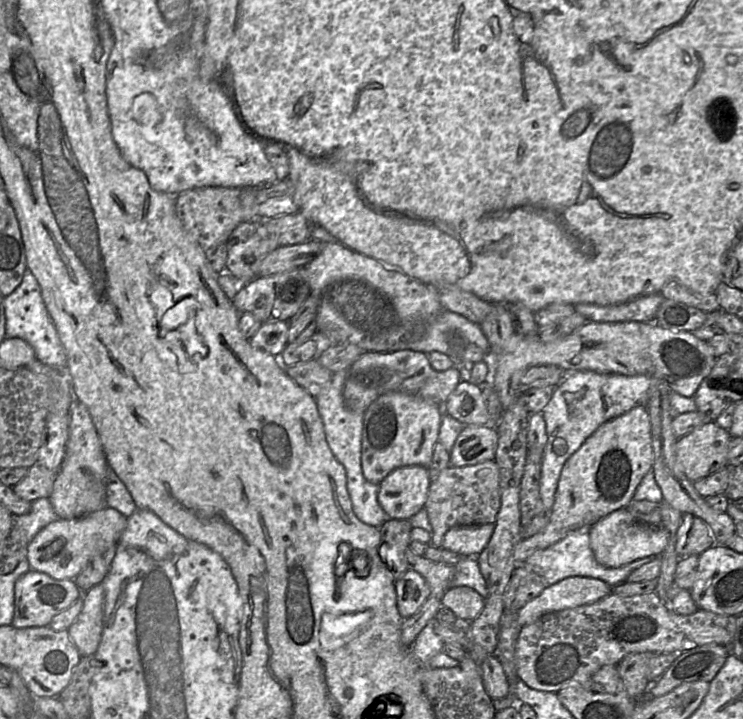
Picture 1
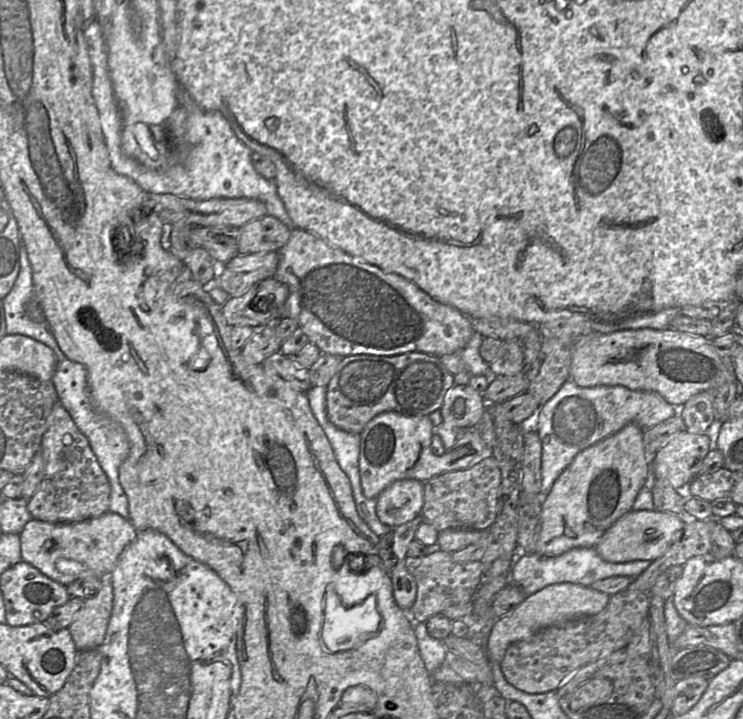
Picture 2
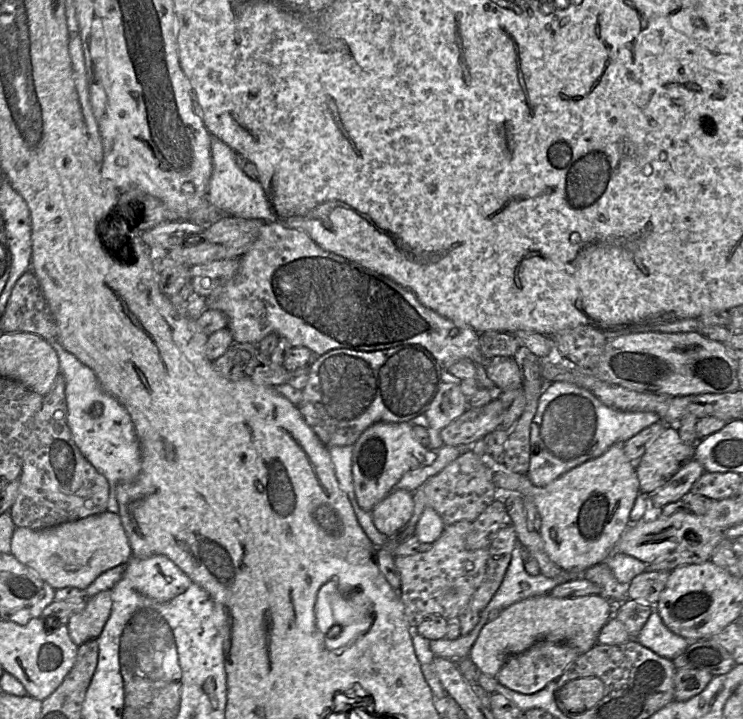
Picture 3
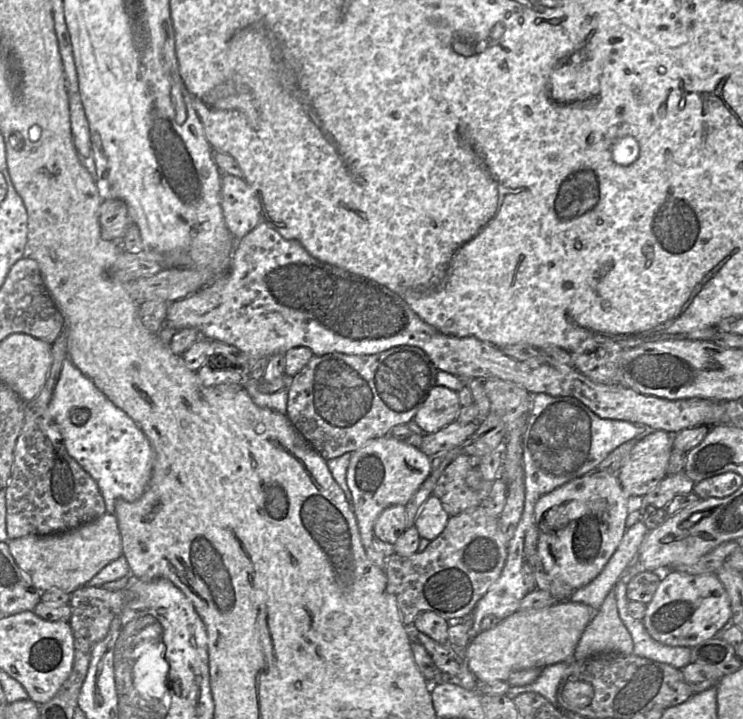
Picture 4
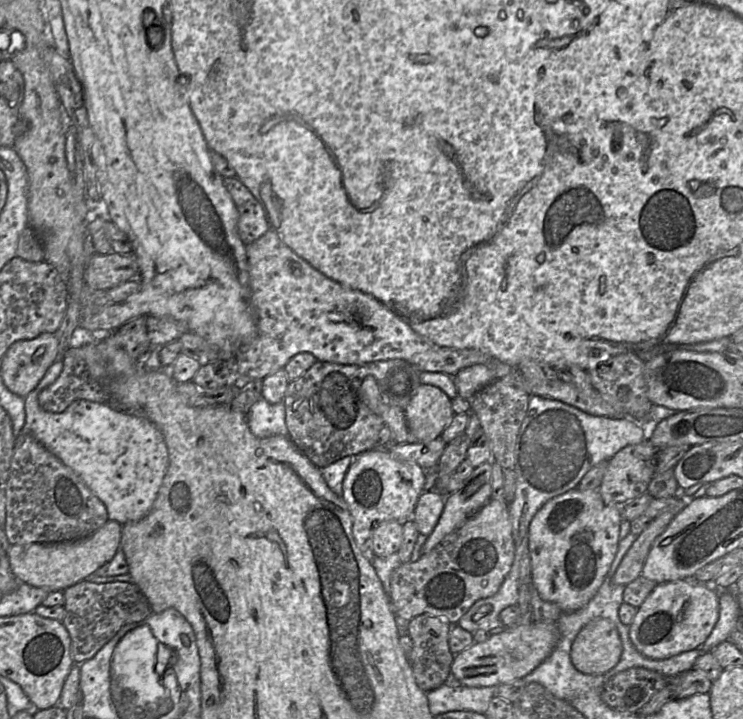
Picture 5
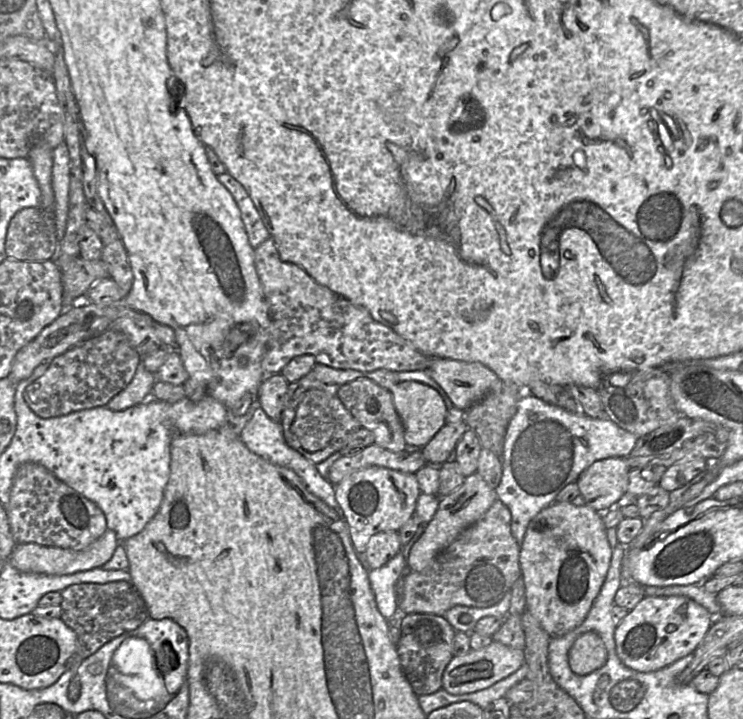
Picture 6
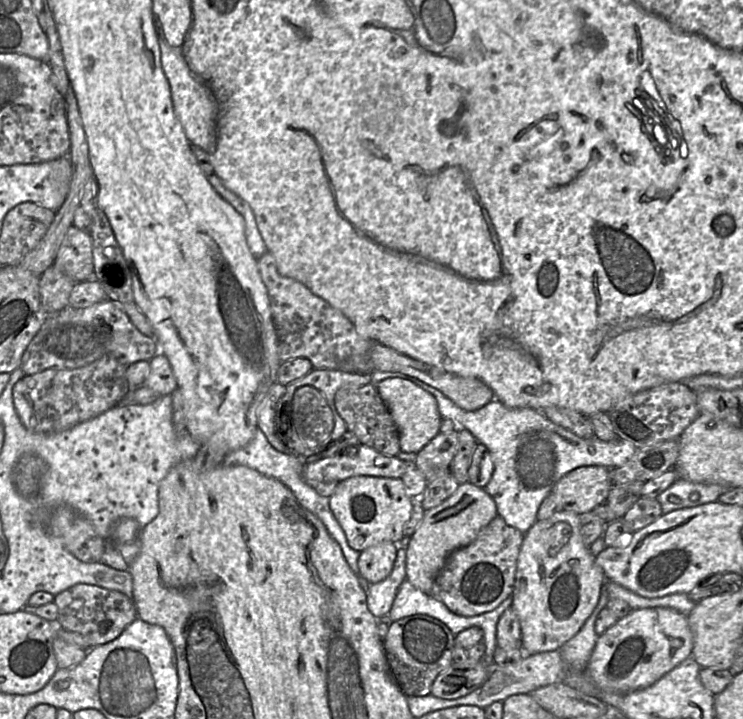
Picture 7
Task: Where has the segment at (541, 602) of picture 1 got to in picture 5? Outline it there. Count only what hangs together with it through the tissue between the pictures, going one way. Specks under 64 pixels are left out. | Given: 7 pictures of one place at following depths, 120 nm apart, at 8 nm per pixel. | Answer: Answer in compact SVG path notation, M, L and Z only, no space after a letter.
M531 622L505 627L485 642L474 642L454 656L451 676L467 687L497 686L521 679L539 666L553 651L559 639L557 622Z

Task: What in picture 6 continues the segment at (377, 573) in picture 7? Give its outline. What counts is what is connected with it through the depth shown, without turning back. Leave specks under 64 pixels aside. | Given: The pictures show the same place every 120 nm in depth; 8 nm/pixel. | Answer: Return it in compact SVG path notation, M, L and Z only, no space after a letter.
M388 531L373 535L364 556L368 569L378 569L387 564L402 549L399 532Z

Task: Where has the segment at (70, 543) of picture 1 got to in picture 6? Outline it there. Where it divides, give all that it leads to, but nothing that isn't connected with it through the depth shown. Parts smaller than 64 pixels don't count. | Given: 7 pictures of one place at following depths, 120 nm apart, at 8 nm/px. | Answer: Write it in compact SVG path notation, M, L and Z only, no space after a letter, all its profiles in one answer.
M107 529L102 536L83 549L64 549L38 543L15 543L8 562L17 570L47 575L65 575L101 567L113 555L119 544L116 533Z

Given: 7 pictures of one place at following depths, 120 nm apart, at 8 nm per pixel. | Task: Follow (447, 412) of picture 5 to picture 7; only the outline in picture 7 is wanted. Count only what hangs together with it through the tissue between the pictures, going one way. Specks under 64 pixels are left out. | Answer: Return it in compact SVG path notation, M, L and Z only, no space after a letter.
M388 378L375 386L397 427L400 451L417 454L439 433L441 416L436 399L413 382L401 378Z

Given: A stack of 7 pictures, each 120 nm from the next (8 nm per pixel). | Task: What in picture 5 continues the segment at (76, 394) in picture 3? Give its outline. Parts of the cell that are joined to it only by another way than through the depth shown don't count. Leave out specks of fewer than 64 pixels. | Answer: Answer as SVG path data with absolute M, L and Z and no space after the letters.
M57 359L37 387L25 398L25 424L21 433L33 436L63 464L70 467L106 506L108 519L121 525L142 519L153 506L169 465L169 453L163 434L148 419L124 413L108 403L76 400L61 413L47 412L38 402L40 392L60 375L63 363Z

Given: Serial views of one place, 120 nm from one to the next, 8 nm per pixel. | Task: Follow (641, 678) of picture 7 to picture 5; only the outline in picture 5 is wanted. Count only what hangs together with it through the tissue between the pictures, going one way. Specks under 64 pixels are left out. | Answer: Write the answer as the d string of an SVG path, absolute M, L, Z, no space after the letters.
M680 579L657 584L638 607L629 625L629 637L644 656L661 660L700 648L719 618L719 592L706 583Z

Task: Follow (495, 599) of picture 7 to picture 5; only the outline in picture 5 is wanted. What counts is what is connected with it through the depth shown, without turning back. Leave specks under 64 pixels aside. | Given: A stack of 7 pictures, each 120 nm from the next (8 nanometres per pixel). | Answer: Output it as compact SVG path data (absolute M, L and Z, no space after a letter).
M490 499L458 529L445 536L432 551L394 570L389 595L393 610L401 623L429 614L456 625L476 601L492 597L499 591L511 570L514 557L508 503Z

